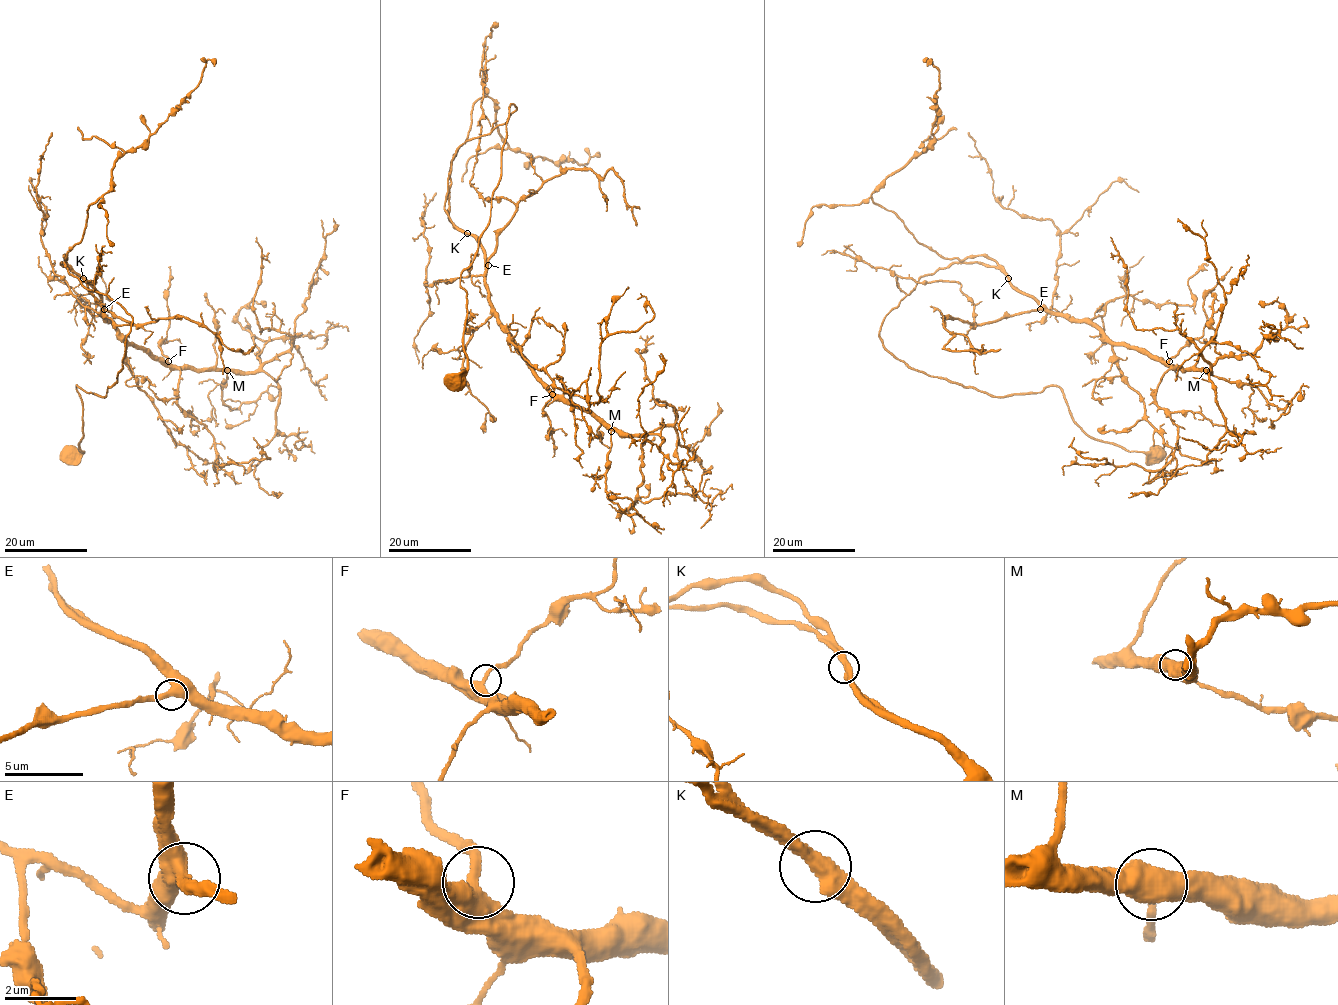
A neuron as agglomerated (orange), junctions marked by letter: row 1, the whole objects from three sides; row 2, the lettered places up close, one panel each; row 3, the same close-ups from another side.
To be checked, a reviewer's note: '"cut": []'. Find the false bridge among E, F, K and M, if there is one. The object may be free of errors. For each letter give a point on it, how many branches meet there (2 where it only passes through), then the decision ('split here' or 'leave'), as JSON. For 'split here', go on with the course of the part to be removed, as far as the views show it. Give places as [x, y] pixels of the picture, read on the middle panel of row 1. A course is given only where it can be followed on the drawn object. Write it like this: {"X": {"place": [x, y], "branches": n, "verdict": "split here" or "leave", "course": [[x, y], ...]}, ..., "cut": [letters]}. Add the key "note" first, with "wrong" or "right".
{"note": "right", "E": {"place": [488, 265], "branches": 2, "verdict": "leave"}, "F": {"place": [552, 394], "branches": 2, "verdict": "leave"}, "K": {"place": [467, 233], "branches": 2, "verdict": "leave"}, "M": {"place": [611, 431], "branches": 2, "verdict": "leave"}, "cut": []}

